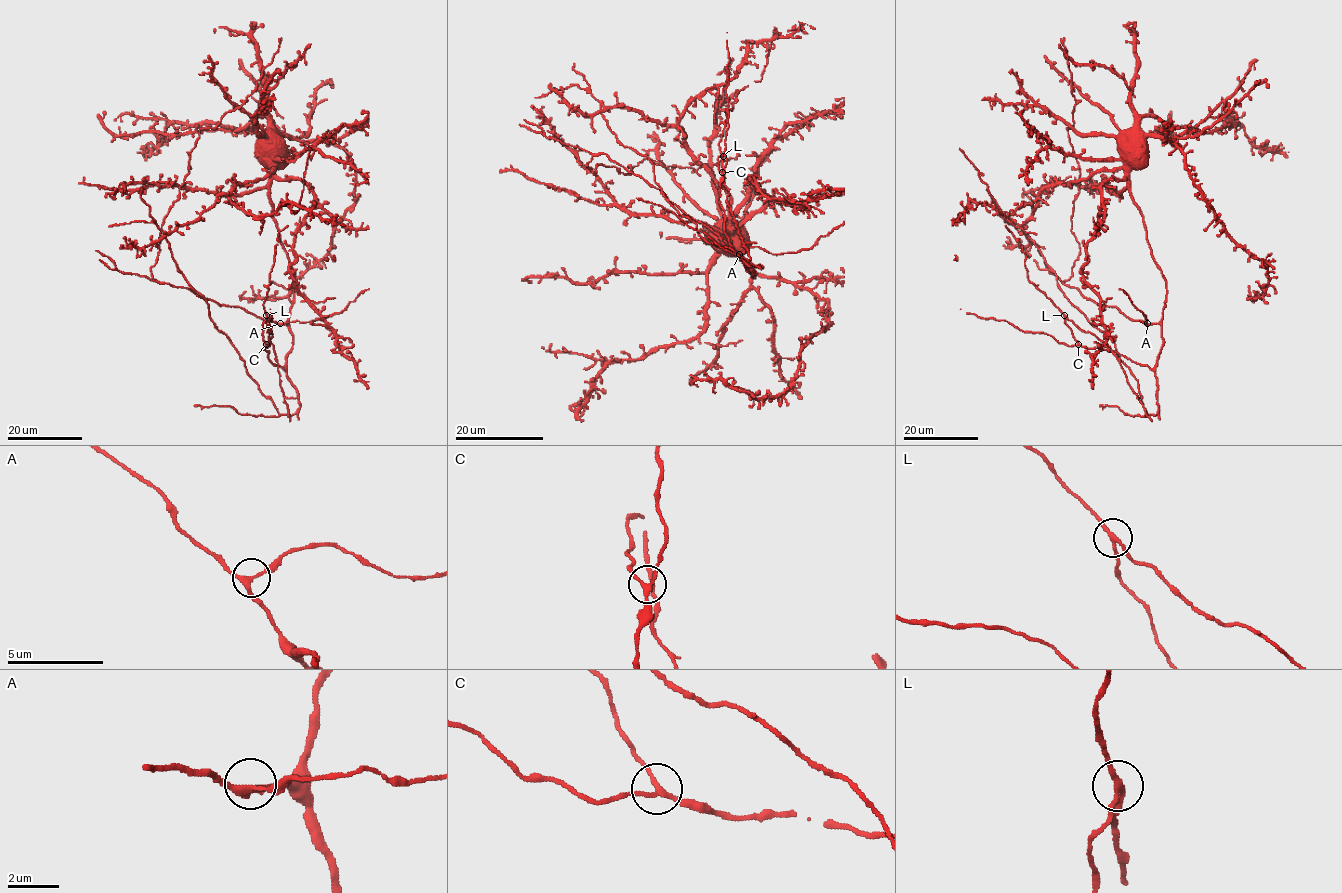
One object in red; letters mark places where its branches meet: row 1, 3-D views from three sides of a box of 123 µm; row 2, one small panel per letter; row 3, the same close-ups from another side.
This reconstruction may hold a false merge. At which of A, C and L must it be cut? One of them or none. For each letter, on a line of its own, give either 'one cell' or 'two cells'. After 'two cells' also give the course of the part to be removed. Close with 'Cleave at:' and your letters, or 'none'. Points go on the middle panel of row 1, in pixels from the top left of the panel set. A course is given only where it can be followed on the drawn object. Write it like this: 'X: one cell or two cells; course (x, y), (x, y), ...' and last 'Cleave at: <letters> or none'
A: one cell
C: one cell
L: two cells; course (722, 156), (724, 186), (729, 192), (727, 203), (750, 260)
Cleave at: L

